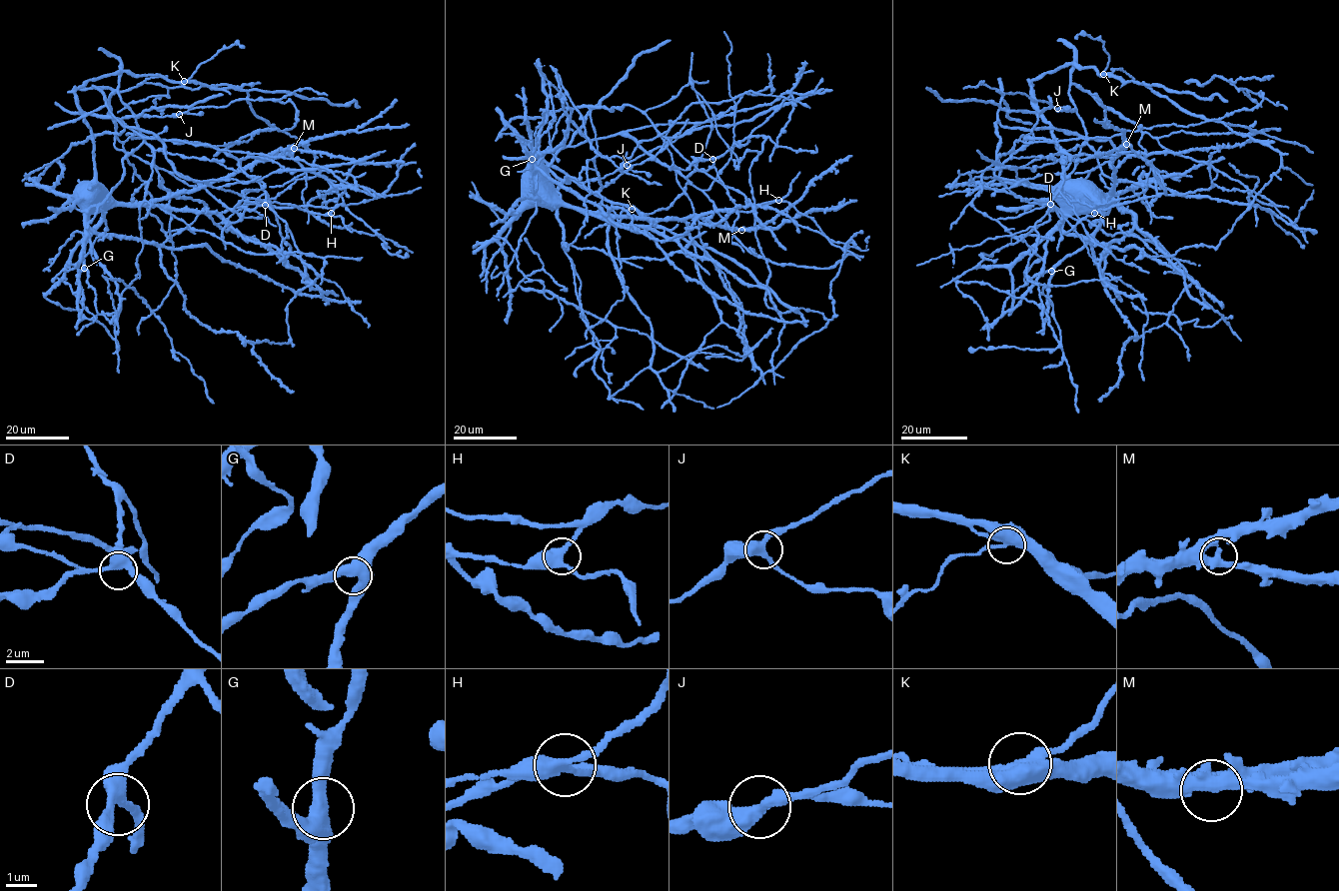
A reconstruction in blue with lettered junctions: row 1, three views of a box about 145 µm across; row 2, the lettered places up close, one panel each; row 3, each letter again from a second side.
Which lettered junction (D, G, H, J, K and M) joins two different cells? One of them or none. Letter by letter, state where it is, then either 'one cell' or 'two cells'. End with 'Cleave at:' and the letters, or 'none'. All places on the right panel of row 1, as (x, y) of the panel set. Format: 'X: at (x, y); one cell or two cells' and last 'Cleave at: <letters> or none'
D: at (1050, 204); one cell
G: at (1051, 271); one cell
H: at (1094, 213); one cell
J: at (1057, 108); one cell
K: at (1103, 74); two cells
M: at (1126, 144); one cell
Cleave at: K

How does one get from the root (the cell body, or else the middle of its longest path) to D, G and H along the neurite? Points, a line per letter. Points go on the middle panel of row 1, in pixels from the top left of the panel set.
D: (538, 170), (564, 202), (585, 210), (629, 218), (708, 218), (712, 202), (686, 178), (709, 169), (712, 159)
G: (538, 170), (536, 173), (550, 187), (553, 207), (534, 194), (532, 159)
H: (538, 170), (526, 204), (485, 247), (484, 272), (578, 107), (638, 108), (697, 170), (750, 204), (778, 200)

